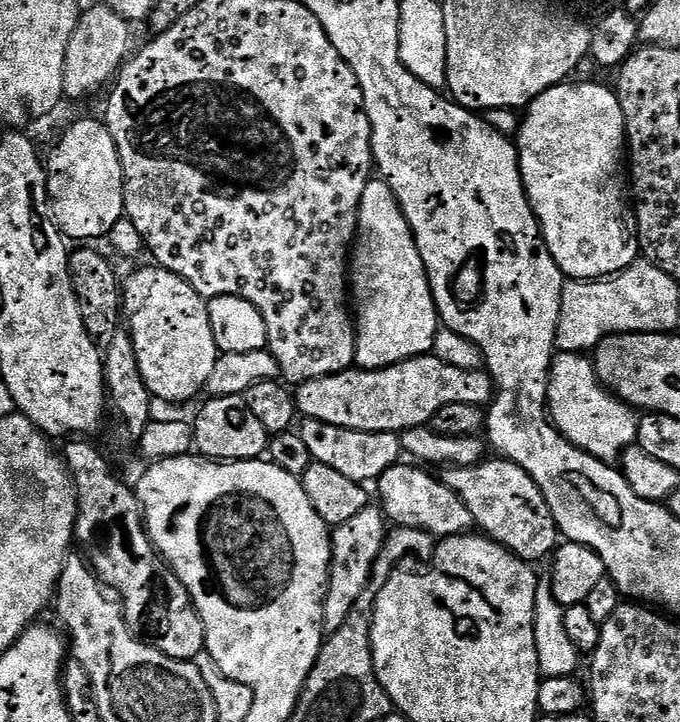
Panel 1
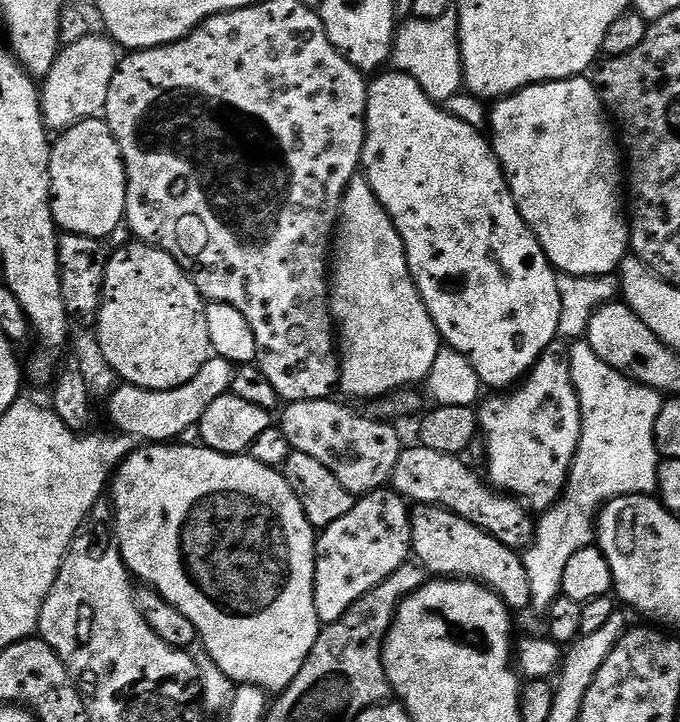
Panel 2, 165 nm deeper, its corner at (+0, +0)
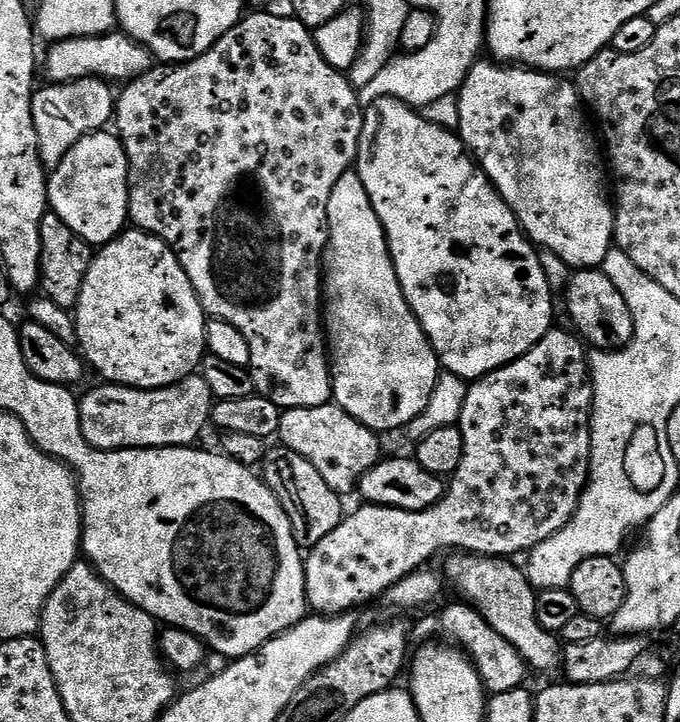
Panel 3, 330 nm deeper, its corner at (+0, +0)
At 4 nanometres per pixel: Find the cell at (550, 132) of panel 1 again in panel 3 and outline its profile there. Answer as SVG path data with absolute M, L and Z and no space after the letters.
M481 59L470 69L458 93L460 139L480 171L488 175L498 194L511 206L525 236L533 245L558 254L558 258L568 263L569 269L599 269L608 251L614 247L616 214L609 185L608 188L604 185L606 160L597 133L595 136L588 125L589 117L582 107L575 83L568 81L567 84L564 81L567 79L556 74L523 66L505 66L487 59Z

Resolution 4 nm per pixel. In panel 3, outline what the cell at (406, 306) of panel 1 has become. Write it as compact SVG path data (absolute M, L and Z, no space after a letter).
M349 170L346 174L342 174L342 178L338 178L338 182L334 182L334 190L330 190L330 202L326 206L326 214L328 215L328 244L324 248L322 261L322 323L325 333L330 337L330 367L332 369L334 402L342 410L346 410L346 414L350 414L355 420L362 422L362 426L366 426L374 433L385 434L384 432L396 432L399 428L400 431L407 429L408 423L414 418L418 418L418 414L422 414L422 410L426 410L426 402L430 402L430 394L434 394L436 380L442 371L440 360L436 357L436 352L432 349L428 336L422 330L418 318L413 314L411 306L408 305L402 294L402 286L396 277L384 227L378 214L374 214L370 194L366 194L366 186L362 186L362 178L358 178L355 170Z

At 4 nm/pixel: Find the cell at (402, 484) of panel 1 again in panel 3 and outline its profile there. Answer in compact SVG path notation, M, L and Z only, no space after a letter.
M452 554L445 560L448 561L442 567L443 575L451 587L453 584L460 591L459 599L465 604L471 604L490 627L502 634L502 638L506 638L506 642L510 642L510 646L518 650L518 654L533 673L561 671L561 641L553 633L538 626L537 589L528 581L527 571L521 565L519 568L516 562L508 558L471 554Z

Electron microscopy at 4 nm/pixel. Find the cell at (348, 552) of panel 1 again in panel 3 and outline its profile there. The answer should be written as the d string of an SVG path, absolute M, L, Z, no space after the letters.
M553 330L545 334L543 338L526 354L522 354L514 362L494 370L490 374L473 379L468 385L466 394L466 406L462 406L459 428L462 430L462 463L458 470L447 481L444 496L432 508L421 512L410 510L398 510L387 508L381 504L364 504L347 513L322 542L318 542L313 548L307 549L304 562L304 581L306 582L306 594L308 595L308 607L313 613L321 616L338 616L351 613L352 608L364 604L367 600L383 597L388 589L393 588L402 578L406 578L412 572L423 569L424 564L431 556L439 552L451 553L455 550L460 554L473 556L498 556L501 558L516 558L516 555L531 552L538 542L550 538L558 530L570 522L570 518L576 513L576 507L580 501L580 495L584 487L588 485L588 467L590 466L590 454L592 453L592 371L588 369L588 353L585 341L581 340L575 331L559 332Z

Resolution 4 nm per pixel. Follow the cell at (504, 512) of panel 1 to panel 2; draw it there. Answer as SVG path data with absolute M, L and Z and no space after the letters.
M419 446L405 447L398 458L398 466L394 466L390 481L391 491L413 505L445 508L447 512L458 514L458 518L466 518L466 522L498 538L502 546L517 550L527 548L536 536L537 521L533 513L523 500L511 494L497 492L466 461L467 459L459 456L438 454L438 450L426 450Z

